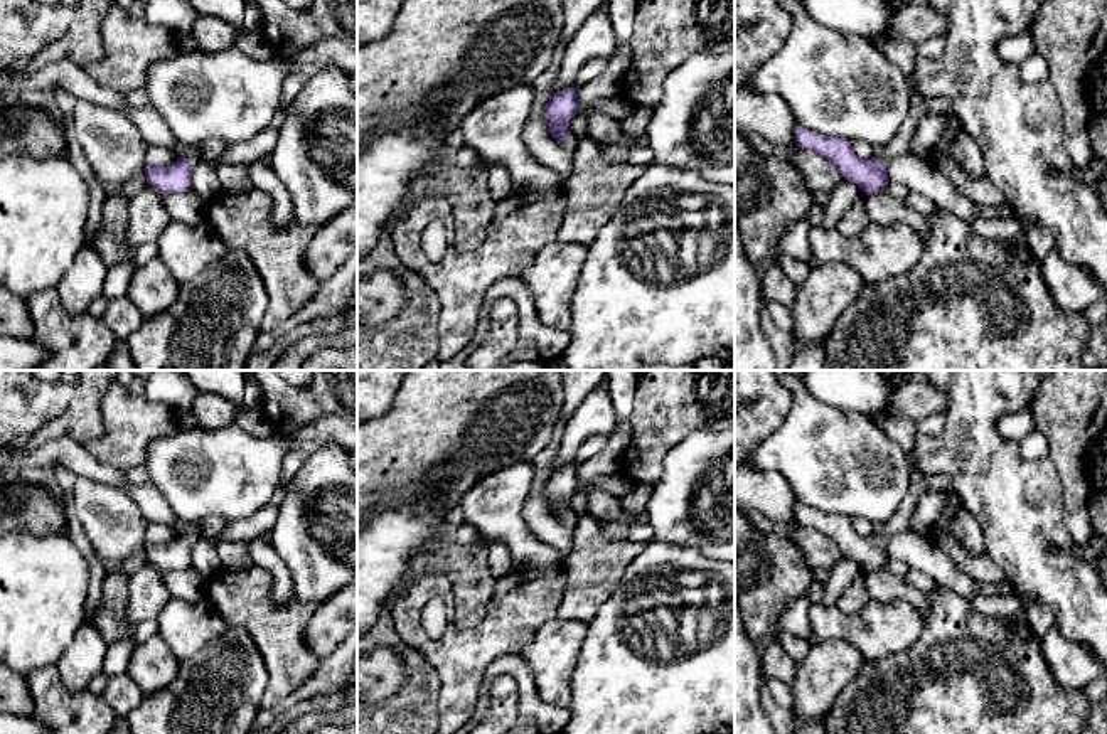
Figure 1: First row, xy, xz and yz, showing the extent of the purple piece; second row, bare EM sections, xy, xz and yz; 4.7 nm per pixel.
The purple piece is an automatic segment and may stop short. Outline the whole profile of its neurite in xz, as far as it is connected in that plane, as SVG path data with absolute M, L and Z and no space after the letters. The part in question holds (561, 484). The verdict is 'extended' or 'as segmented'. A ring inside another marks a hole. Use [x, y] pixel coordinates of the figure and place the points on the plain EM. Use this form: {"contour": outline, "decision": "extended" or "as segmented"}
{"contour": "M563 465L561 468L554 470L544 485L551 515L559 519L570 530L575 530L578 524L578 517L571 513L568 507L570 498L576 492L576 485L576 465Z", "decision": "extended"}

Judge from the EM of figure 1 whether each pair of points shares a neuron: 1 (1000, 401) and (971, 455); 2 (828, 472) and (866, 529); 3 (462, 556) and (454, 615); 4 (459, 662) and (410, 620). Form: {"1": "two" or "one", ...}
{"1": "one", "2": "two", "3": "one", "4": "one"}

